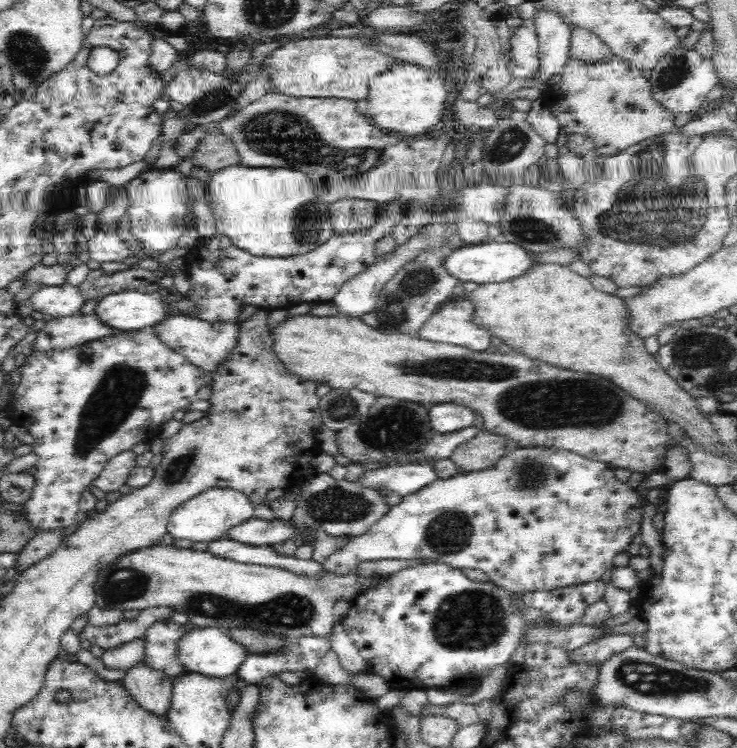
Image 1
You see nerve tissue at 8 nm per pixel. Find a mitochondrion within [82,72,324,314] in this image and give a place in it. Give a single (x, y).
(210, 101)

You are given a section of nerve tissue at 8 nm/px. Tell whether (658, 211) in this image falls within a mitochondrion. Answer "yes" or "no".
yes

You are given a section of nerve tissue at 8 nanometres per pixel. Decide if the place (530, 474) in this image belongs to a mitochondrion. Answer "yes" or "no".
yes

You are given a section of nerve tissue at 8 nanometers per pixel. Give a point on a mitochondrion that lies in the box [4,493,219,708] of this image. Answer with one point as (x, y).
(126, 584)

